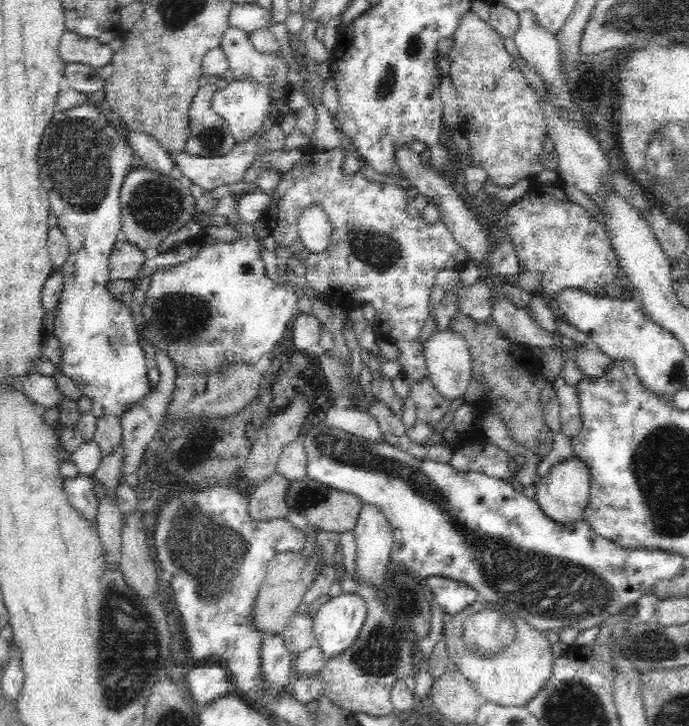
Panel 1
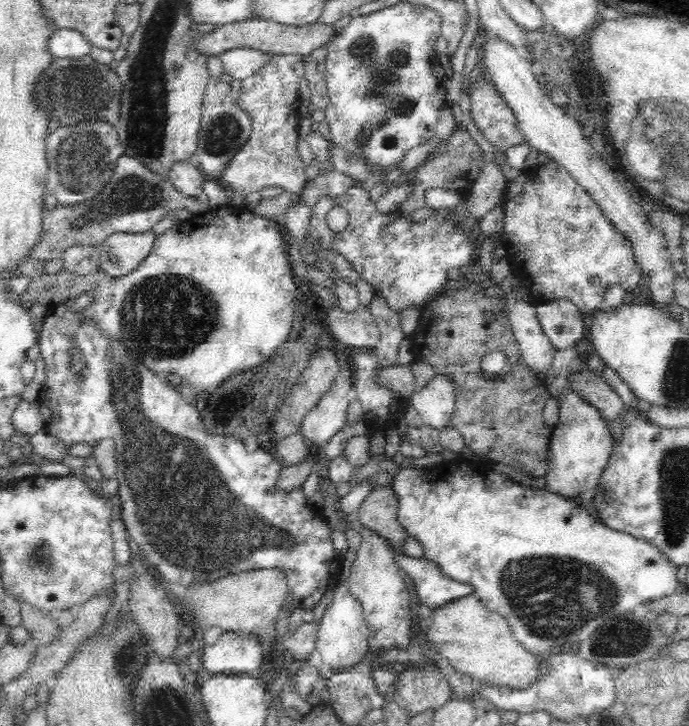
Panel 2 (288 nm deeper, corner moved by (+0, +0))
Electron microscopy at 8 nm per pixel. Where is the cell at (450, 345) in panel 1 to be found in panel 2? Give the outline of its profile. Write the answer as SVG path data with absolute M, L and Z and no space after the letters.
M436 374L422 390L416 390L414 396L408 398L408 404L420 412L424 426L442 432L450 424L456 410L458 396L454 392L450 376Z

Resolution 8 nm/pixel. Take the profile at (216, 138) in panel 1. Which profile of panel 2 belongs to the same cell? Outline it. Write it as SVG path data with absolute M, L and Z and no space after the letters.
M210 78L206 84L204 104L202 104L202 126L200 126L200 138L198 138L198 150L194 156L196 168L206 180L220 182L222 174L234 162L232 158L238 154L238 150L248 142L252 134L252 118L240 106L236 104L236 96L232 92L230 84L224 84L218 78Z

